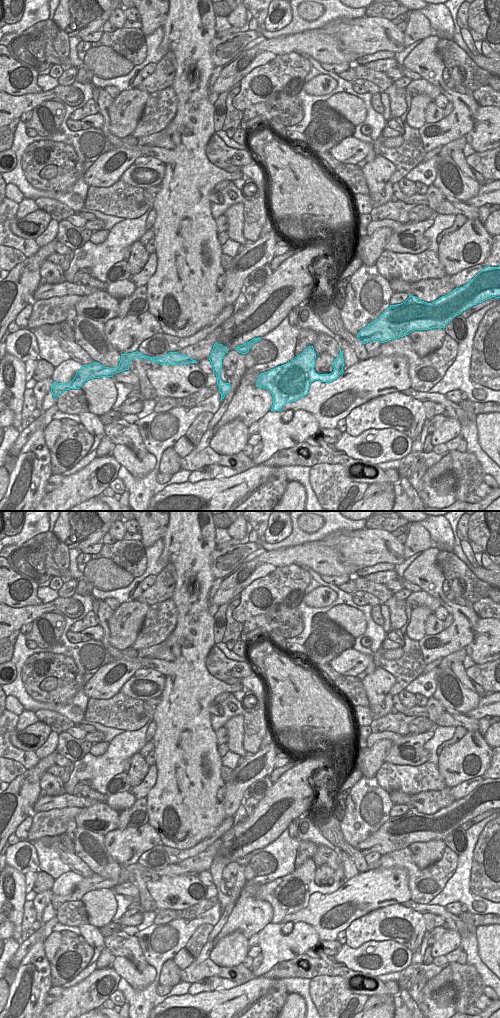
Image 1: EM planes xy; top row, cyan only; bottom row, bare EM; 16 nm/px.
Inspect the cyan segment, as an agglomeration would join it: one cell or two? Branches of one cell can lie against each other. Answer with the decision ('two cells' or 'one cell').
two cells

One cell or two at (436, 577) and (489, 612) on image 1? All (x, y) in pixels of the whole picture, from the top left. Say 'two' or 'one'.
two

